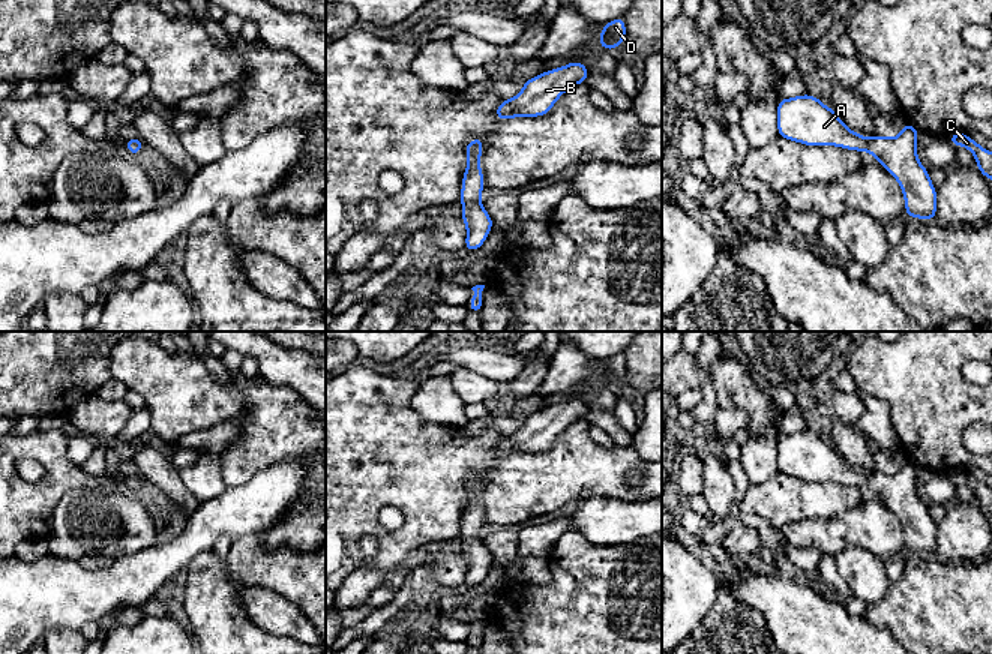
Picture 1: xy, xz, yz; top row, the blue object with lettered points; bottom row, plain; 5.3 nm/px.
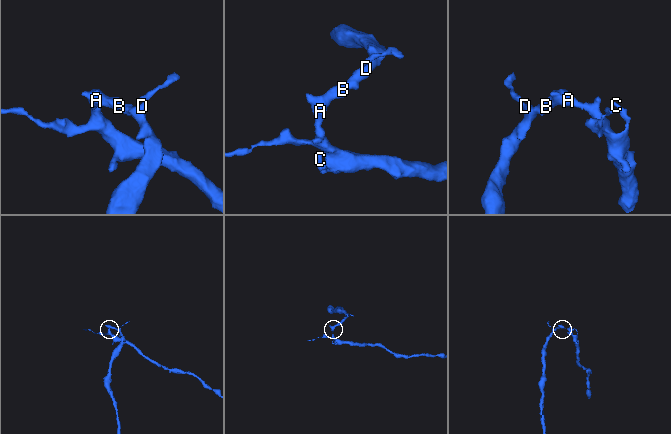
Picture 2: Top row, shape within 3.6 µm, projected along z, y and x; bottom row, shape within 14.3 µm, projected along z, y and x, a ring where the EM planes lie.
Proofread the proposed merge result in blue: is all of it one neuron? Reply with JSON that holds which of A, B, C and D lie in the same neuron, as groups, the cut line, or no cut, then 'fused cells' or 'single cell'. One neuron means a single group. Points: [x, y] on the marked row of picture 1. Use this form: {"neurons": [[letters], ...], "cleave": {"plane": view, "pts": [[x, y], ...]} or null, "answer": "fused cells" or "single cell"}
{"neurons": [["A", "B", "C", "D"]], "cleave": null, "answer": "single cell"}

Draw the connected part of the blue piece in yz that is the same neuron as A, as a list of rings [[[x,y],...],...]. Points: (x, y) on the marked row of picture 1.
[[[806,93],[789,99],[777,99],[777,136],[812,147],[836,146],[860,153],[867,150],[897,180],[903,192],[906,218],[935,220],[936,188],[930,182],[929,171],[920,164],[917,156],[918,132],[917,128],[905,122],[902,132],[896,138],[875,135],[867,140],[864,135],[852,132],[833,108],[825,106],[819,98]]]

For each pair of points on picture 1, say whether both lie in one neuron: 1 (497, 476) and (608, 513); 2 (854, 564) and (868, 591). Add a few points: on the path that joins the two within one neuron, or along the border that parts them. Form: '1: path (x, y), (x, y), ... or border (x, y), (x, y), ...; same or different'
1: border (614, 497), (589, 497), (578, 501); different
2: path (860, 570), (866, 576), (868, 585); same

